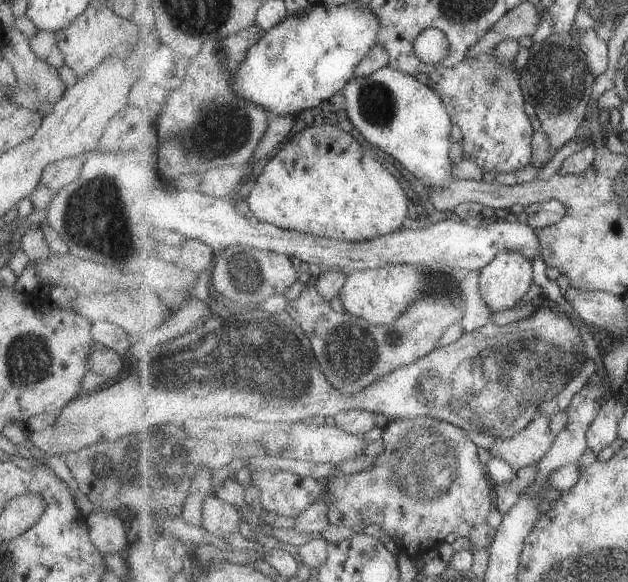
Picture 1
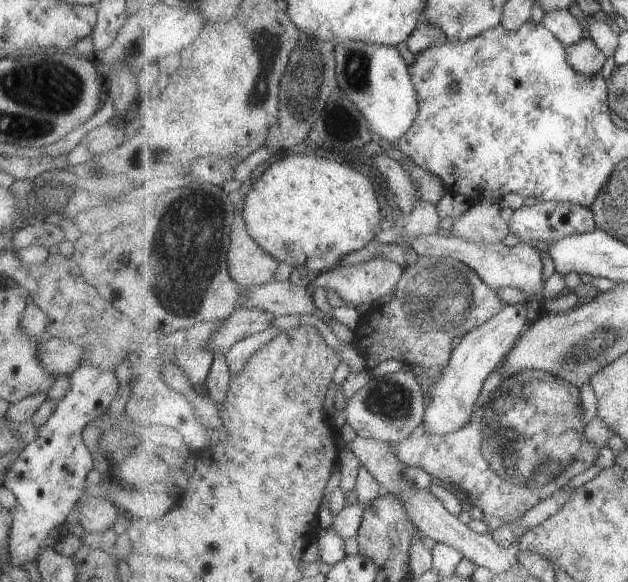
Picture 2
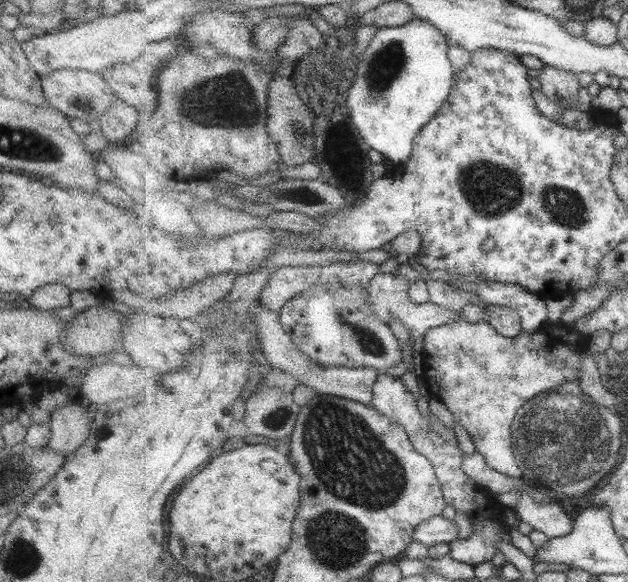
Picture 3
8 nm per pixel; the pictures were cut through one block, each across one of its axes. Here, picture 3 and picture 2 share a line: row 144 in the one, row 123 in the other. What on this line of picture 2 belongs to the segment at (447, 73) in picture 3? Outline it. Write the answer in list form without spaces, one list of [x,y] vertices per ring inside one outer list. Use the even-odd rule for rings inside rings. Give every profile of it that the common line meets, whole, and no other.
[[[345,41],[336,45],[336,75],[339,88],[345,92],[347,100],[355,103],[369,121],[371,131],[393,145],[398,145],[408,130],[412,128],[420,113],[420,94],[417,92],[407,62],[396,47],[369,44],[361,41]]]

